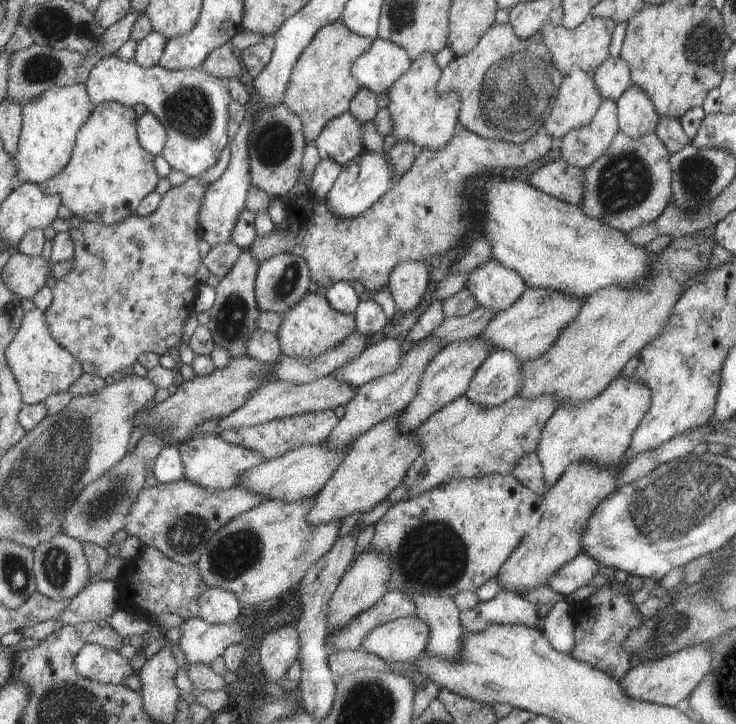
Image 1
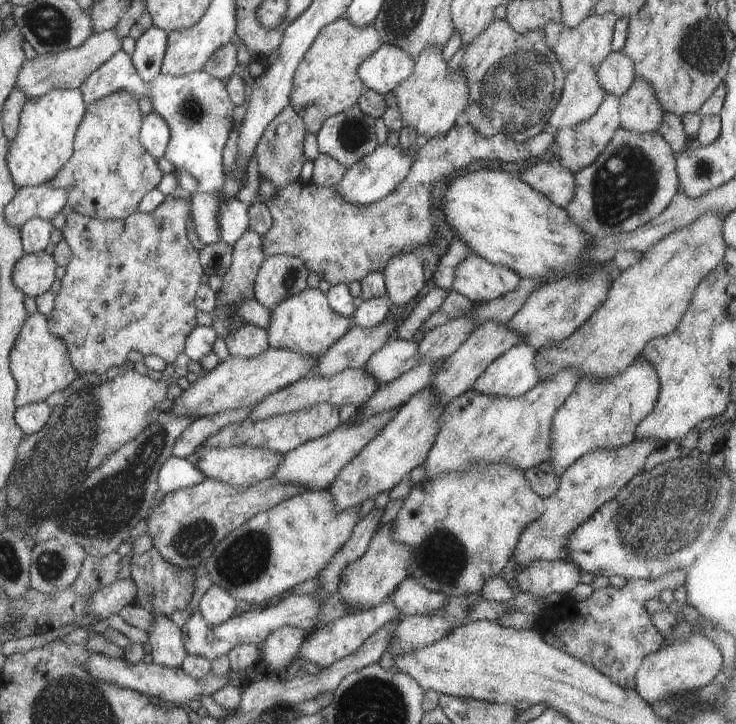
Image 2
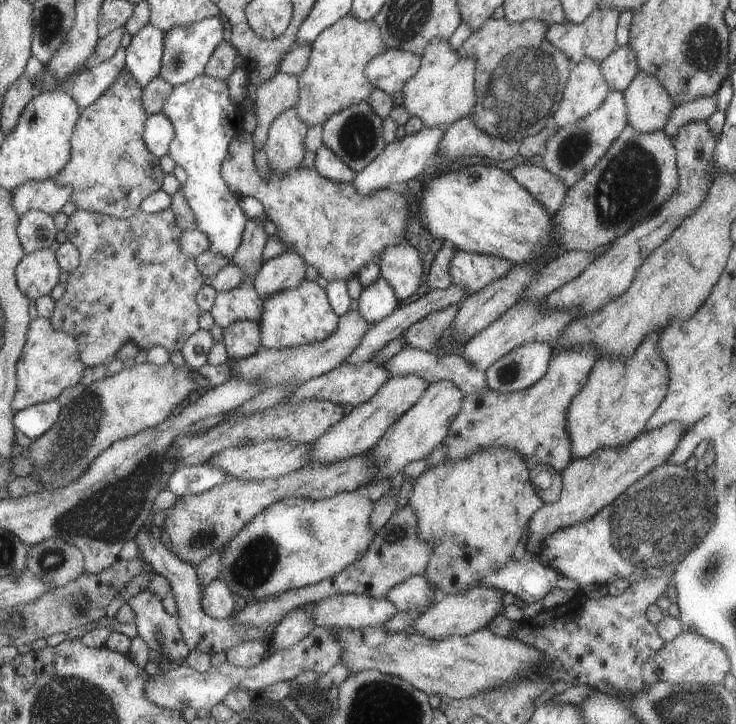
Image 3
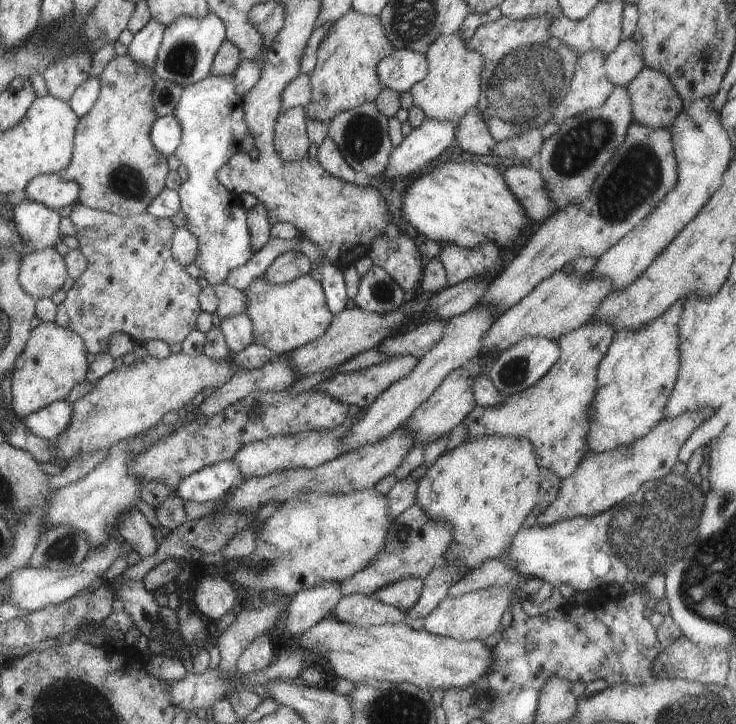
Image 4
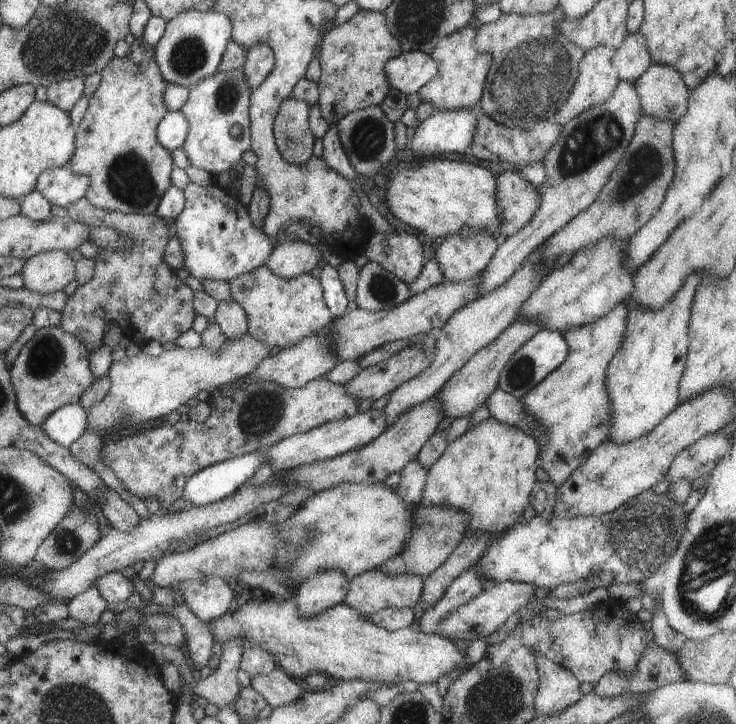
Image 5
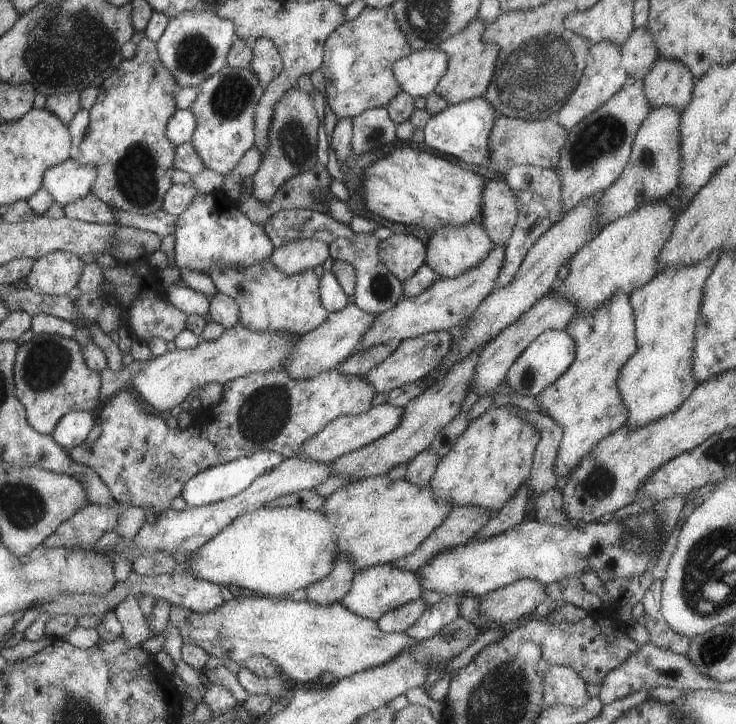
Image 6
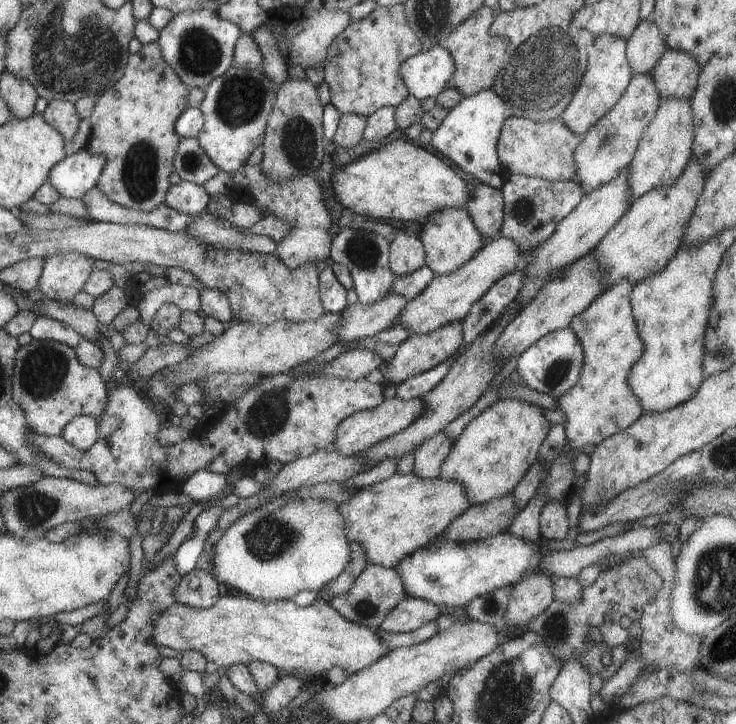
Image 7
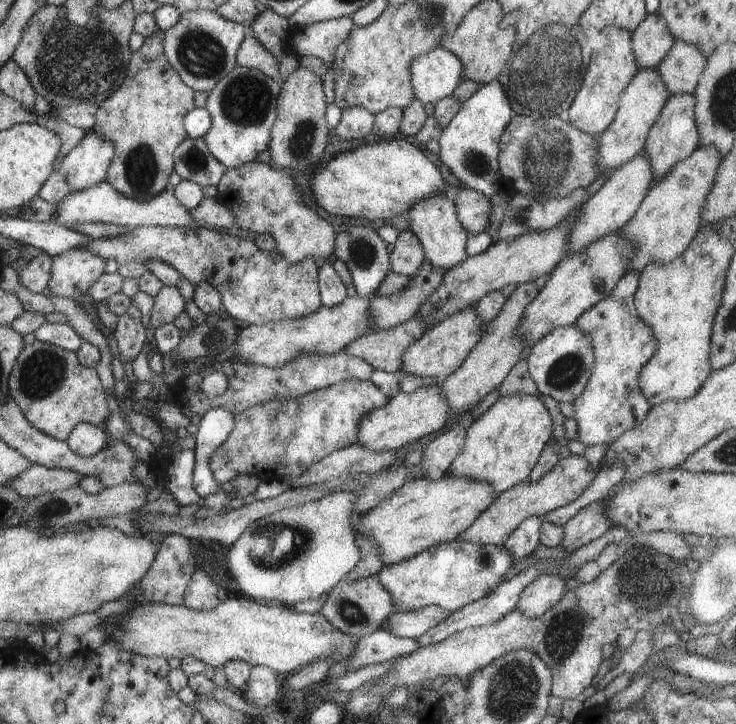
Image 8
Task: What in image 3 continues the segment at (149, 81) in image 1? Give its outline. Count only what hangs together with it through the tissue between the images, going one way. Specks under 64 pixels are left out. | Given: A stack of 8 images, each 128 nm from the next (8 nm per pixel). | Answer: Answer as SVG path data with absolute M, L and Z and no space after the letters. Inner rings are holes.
M119 46L107 60L89 65L75 77L70 97L81 110L94 103L118 78L118 72L125 68L125 58L126 48ZM203 74L187 83L172 86L161 112L174 128L168 155L185 171L186 179L181 185L172 172L164 174L160 189L170 195L177 190L181 191L194 214L195 229L208 238L207 250L231 262L242 242L241 232L247 218L238 196L231 192L221 175L222 163L229 155L231 140L237 134L237 112L231 102L226 81Z

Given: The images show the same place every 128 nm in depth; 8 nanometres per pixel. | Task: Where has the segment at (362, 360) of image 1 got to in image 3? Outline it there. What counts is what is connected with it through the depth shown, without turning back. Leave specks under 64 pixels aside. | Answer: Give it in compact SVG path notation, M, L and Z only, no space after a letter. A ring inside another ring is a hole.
M404 346L392 359L383 366L395 375L417 373L427 382L445 379L451 381L464 394L487 390L484 371L475 370L457 355L439 357L433 352L410 349Z

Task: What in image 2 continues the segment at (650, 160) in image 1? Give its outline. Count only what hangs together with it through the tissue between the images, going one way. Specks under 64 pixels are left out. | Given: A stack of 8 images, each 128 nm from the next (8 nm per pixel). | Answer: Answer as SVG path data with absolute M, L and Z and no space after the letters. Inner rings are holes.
M619 127L594 162L574 174L574 198L563 208L590 239L641 227L669 206L677 192L676 160L657 131L634 133Z

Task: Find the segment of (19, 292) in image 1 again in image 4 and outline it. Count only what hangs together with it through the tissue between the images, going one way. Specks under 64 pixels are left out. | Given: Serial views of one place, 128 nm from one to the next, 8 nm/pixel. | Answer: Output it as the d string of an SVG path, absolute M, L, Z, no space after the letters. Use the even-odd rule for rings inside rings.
M54 246L31 250L20 260L18 283L37 300L50 298L65 282L65 261L55 252Z

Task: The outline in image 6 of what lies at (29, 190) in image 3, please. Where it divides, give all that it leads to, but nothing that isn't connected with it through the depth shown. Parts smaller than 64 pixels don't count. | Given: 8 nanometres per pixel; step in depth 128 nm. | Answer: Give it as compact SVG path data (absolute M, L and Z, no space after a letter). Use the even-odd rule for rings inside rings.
M70 156L46 168L42 187L55 202L63 206L89 195L96 178L97 172L93 165L80 165Z

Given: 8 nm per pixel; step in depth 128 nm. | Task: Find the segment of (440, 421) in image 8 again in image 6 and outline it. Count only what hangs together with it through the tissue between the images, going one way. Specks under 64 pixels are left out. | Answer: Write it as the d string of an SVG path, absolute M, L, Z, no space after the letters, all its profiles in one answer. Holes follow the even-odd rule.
M384 402L368 408L367 412L338 417L331 423L326 424L317 435L308 439L302 445L302 450L297 454L297 457L305 457L320 463L329 463L393 431L403 420L403 414L404 410L401 407Z

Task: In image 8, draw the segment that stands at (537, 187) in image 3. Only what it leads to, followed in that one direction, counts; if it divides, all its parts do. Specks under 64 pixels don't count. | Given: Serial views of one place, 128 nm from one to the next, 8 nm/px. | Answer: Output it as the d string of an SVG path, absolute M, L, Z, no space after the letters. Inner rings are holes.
M467 187L455 189L453 194L459 224L462 224L468 234L483 231L488 222L490 200L480 192Z

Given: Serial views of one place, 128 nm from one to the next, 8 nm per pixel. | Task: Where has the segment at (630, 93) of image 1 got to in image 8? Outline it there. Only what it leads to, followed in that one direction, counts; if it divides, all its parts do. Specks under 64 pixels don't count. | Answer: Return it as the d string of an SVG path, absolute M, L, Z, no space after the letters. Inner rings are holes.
M674 41L656 70L669 94L682 95L693 94L704 66L705 56L695 45Z

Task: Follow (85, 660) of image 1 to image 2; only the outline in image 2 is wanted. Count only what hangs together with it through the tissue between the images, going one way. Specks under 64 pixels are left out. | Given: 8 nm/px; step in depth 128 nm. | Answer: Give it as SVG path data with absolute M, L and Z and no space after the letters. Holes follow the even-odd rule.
M91 653L87 657L86 664L83 668L87 668L87 672L91 672L91 676L99 681L105 681L109 684L125 688L134 688L137 692L143 693L145 696L153 696L166 702L166 704L179 704L187 706L192 699L198 700L200 697L210 697L221 690L221 687L227 685L227 676L217 675L213 671L205 673L205 676L194 679L190 677L183 669L179 667L168 667L156 665L155 663L143 663L139 661L135 664L126 663L123 658L115 658L107 656L104 653Z

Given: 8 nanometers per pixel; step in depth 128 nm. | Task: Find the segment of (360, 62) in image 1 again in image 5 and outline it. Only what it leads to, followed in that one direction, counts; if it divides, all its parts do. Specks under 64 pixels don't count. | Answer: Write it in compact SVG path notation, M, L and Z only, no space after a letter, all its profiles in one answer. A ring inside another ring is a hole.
M417 49L402 51L385 64L391 86L399 92L411 94L429 83L438 74L440 64L430 53Z

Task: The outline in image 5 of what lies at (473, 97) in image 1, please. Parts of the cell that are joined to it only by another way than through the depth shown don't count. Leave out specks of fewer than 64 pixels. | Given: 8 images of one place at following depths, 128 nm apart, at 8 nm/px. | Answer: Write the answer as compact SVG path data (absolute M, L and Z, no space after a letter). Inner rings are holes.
M561 10L530 15L501 12L495 22L483 23L477 27L474 36L475 48L480 53L489 53L492 56L490 72L487 73L486 84L479 104L482 111L493 120L506 127L528 127L536 120L551 119L558 111L559 104L562 103L561 90L563 90L563 103L569 98L569 94L577 82L579 64L581 64L585 52L558 31L557 23L562 18Z

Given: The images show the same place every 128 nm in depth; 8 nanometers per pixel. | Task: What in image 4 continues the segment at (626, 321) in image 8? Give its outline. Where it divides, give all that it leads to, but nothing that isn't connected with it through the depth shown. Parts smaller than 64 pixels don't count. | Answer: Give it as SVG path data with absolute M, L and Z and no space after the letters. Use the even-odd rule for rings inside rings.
M593 321L582 324L569 332L564 332L557 342L560 346L560 358L553 367L538 380L537 383L521 393L509 395L496 407L475 406L469 415L462 420L467 426L466 439L476 439L485 435L510 436L526 438L534 448L539 469L547 469L557 478L563 480L575 470L584 456L589 452L587 446L588 409L594 400L598 383L596 372L598 364L603 360L610 348L613 335L616 333L613 325L607 321Z

